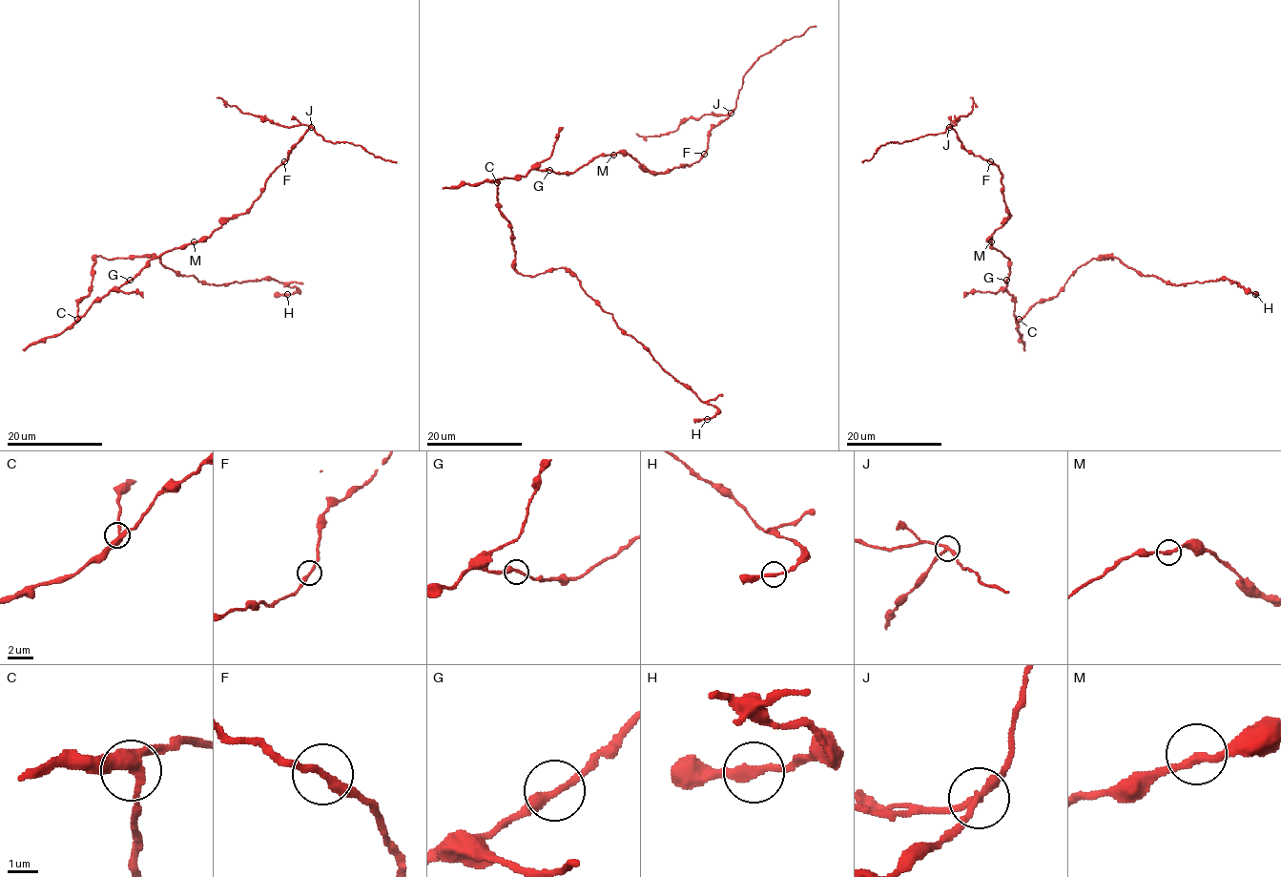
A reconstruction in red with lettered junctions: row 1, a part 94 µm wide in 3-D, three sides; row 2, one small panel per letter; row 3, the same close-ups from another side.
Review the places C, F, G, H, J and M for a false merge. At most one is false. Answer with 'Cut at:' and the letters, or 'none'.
Cut at: J

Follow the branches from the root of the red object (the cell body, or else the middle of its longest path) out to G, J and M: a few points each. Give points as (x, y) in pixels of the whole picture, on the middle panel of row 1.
G: (523, 177), (531, 169), (549, 170)
J: (523, 177), (531, 169), (572, 173), (618, 152), (650, 173), (691, 165), (704, 154), (708, 133), (731, 113)
M: (523, 177), (531, 169), (572, 173), (596, 156), (613, 155)

